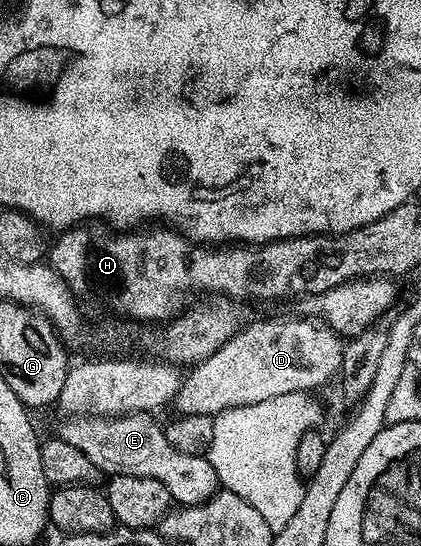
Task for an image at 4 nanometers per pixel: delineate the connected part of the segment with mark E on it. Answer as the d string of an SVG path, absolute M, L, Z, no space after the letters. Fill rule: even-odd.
M129 412L126 416L92 416L90 418L71 418L66 422L61 438L69 442L69 446L77 446L93 466L99 468L100 473L111 476L144 476L153 478L169 490L172 501L176 505L203 504L210 496L215 495L220 487L219 478L210 460L206 456L194 456L193 454L181 454L169 446L169 438L163 433L164 425L155 421L154 415L146 412Z

